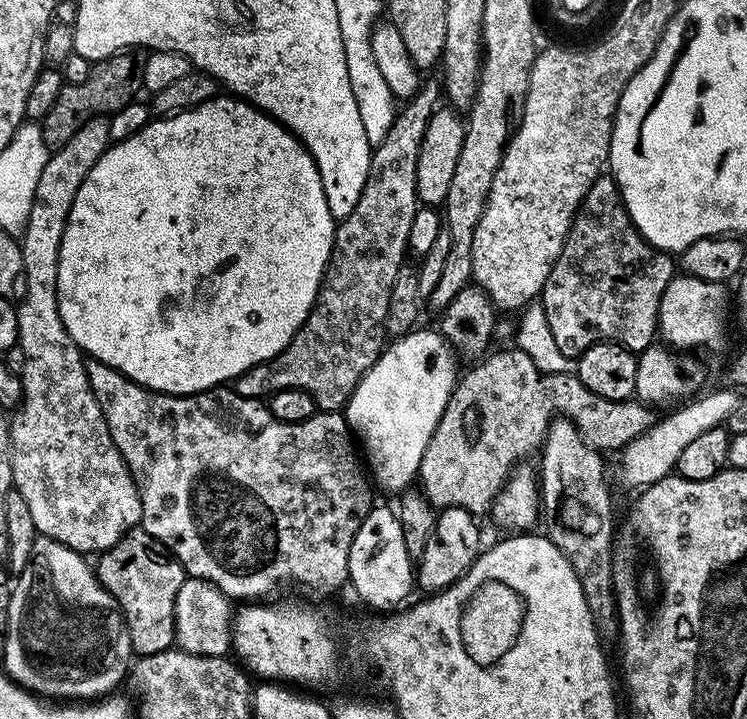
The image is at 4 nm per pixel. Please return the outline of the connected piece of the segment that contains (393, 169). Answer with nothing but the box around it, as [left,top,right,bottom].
[234,82,441,412]

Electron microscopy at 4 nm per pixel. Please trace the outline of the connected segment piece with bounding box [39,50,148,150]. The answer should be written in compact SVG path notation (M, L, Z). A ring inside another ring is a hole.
M121 50L104 60L95 61L90 75L82 82L65 84L54 106L50 106L50 114L46 114L46 118L39 121L42 138L48 149L55 150L65 146L83 124L91 119L111 117L133 103L144 87L142 70L147 57L148 52L144 50Z

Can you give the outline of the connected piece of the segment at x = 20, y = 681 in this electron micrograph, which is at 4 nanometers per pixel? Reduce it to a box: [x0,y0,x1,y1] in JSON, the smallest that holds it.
[2,538,134,702]

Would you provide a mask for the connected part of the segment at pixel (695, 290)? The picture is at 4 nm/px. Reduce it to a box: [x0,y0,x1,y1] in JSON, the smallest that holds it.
[659,275,730,350]

